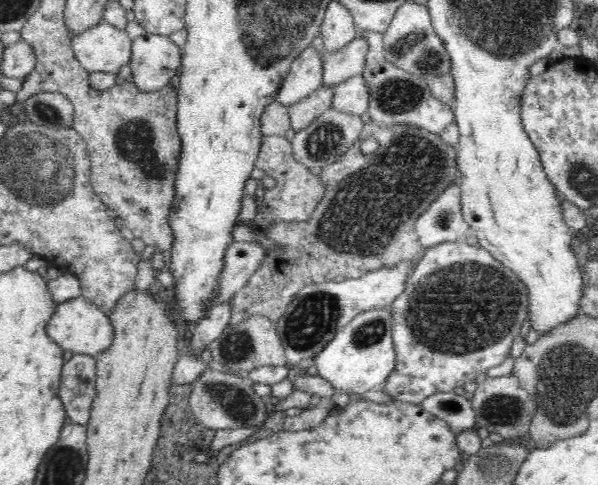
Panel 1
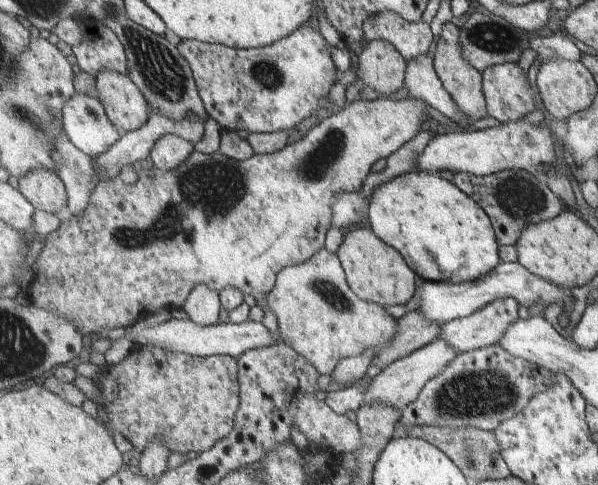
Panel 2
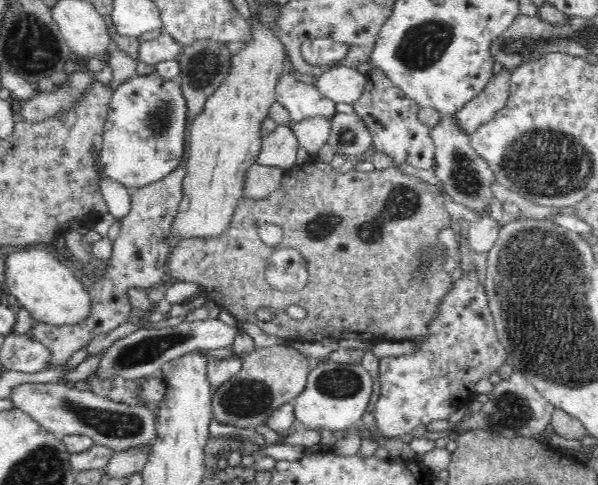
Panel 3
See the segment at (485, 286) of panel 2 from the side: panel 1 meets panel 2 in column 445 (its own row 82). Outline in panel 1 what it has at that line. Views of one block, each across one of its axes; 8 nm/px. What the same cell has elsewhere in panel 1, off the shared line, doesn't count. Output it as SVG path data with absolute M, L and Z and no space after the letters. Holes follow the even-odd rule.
M308 45L292 62L275 100L288 107L306 98L323 85L322 57Z

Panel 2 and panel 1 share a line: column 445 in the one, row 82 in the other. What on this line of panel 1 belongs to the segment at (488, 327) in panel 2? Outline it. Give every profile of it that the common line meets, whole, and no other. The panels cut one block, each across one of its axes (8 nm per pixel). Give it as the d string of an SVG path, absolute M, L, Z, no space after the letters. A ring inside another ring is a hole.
M358 34L338 51L325 51L322 56L323 85L336 87L348 77L363 75L368 53L366 37Z

